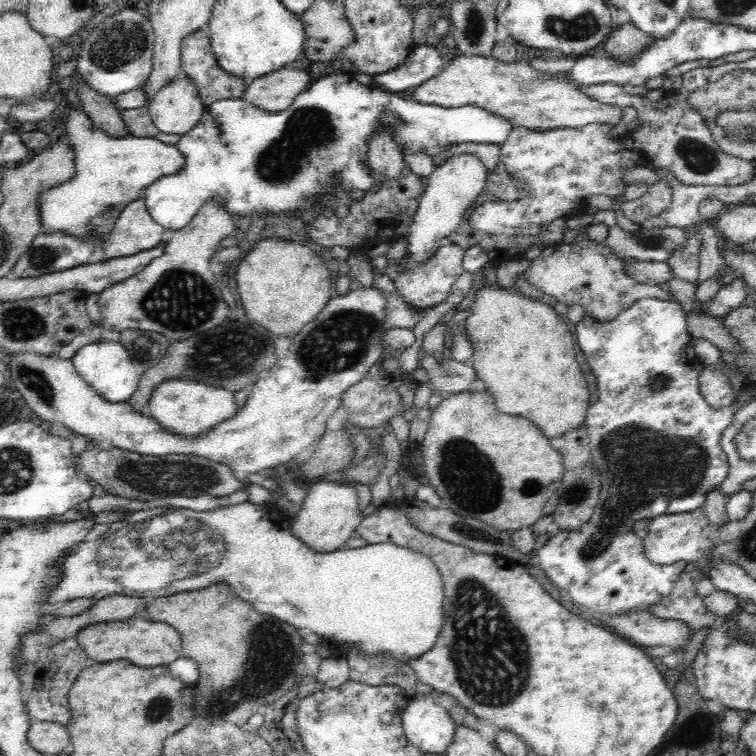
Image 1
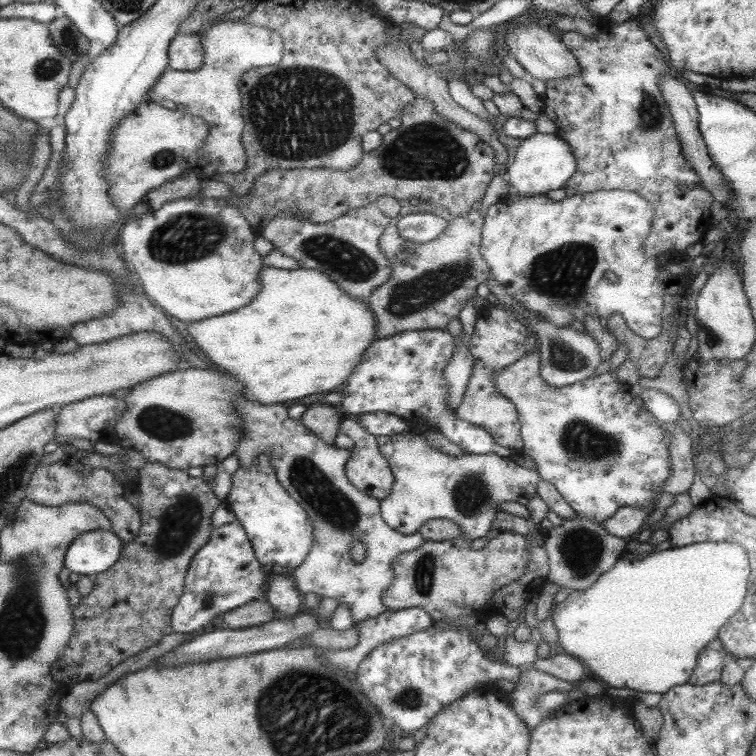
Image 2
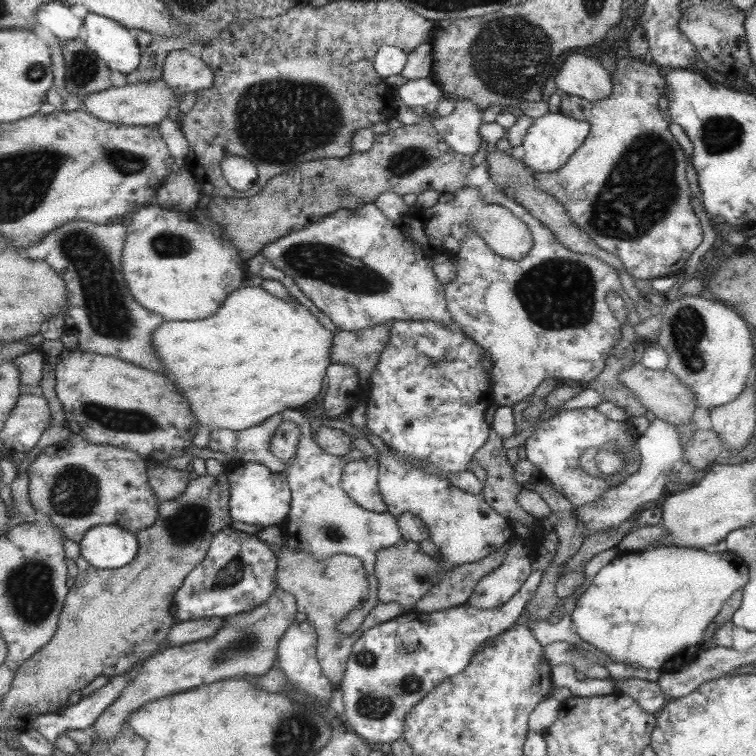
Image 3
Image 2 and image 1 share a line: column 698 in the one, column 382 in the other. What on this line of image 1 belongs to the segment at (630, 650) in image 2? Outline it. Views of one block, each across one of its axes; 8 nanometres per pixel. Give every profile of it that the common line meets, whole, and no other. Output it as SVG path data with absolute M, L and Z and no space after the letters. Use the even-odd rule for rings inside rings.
M249 501L207 512L196 512L189 509L171 510L163 507L135 511L130 514L128 519L112 523L110 530L99 537L99 542L84 541L73 550L71 555L67 556L68 560L64 564L64 573L66 574L60 580L58 588L52 592L48 603L54 604L59 601L70 601L76 598L92 598L98 601L116 594L138 598L154 597L156 599L208 588L211 584L226 583L229 584L230 589L241 600L252 605L256 612L275 616L275 618L290 624L296 629L309 628L317 635L333 638L333 640L341 644L346 642L348 644L357 643L359 644L359 650L364 652L364 655L389 655L391 658L396 658L406 663L408 660L416 659L420 654L427 652L428 648L432 648L432 644L436 642L436 638L440 633L440 626L442 626L442 598L444 598L444 594L442 592L443 580L440 572L427 556L391 542L368 544L355 549L340 548L334 552L314 552L309 550L297 536L293 535L291 523L292 518L283 510L270 504L256 505Z

